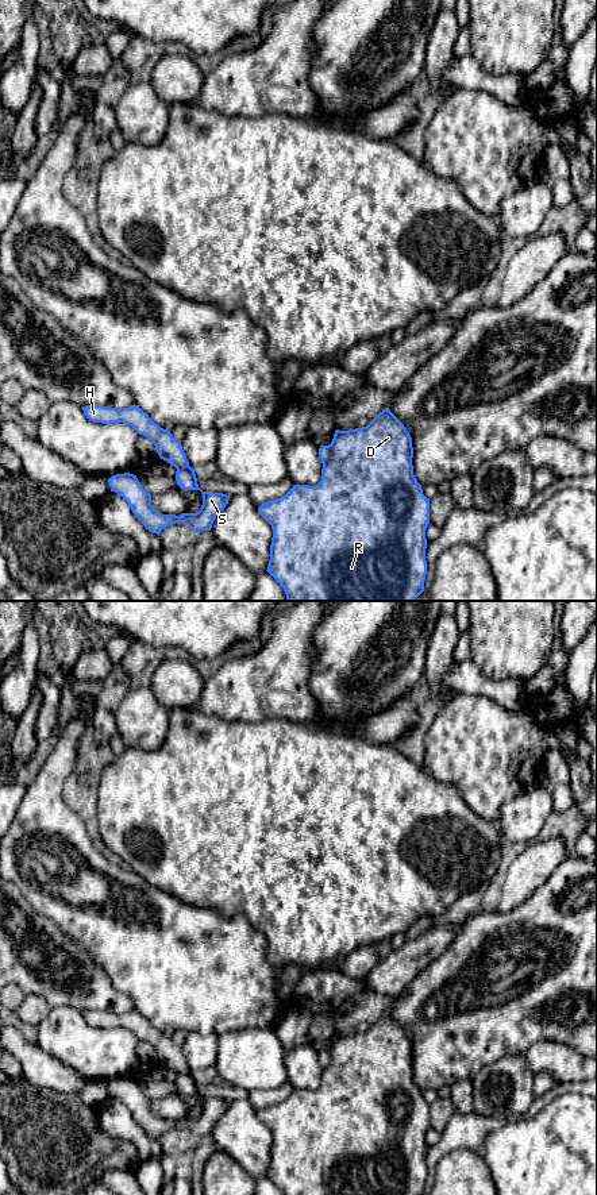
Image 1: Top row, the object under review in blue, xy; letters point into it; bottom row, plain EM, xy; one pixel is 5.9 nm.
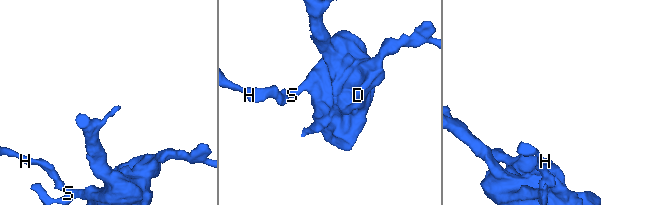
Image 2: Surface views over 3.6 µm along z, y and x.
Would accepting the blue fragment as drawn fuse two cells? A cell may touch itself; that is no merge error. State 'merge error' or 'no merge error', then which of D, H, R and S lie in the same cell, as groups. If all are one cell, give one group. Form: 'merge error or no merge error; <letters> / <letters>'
merge error; D R S / H

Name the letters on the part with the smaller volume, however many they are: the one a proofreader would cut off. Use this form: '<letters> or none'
H

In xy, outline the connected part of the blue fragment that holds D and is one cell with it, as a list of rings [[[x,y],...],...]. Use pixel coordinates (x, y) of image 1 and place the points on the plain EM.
[[[389,1013],[380,1017],[366,1032],[348,1036],[336,1034],[332,1046],[319,1053],[319,1064],[323,1068],[320,1087],[315,1091],[293,1090],[285,1100],[263,1107],[258,1113],[273,1134],[270,1165],[266,1176],[284,1195],[424,1195],[427,1180],[425,1134],[430,1129],[430,1103],[423,1099],[421,1090],[413,1080],[412,1063],[412,1042]]]

